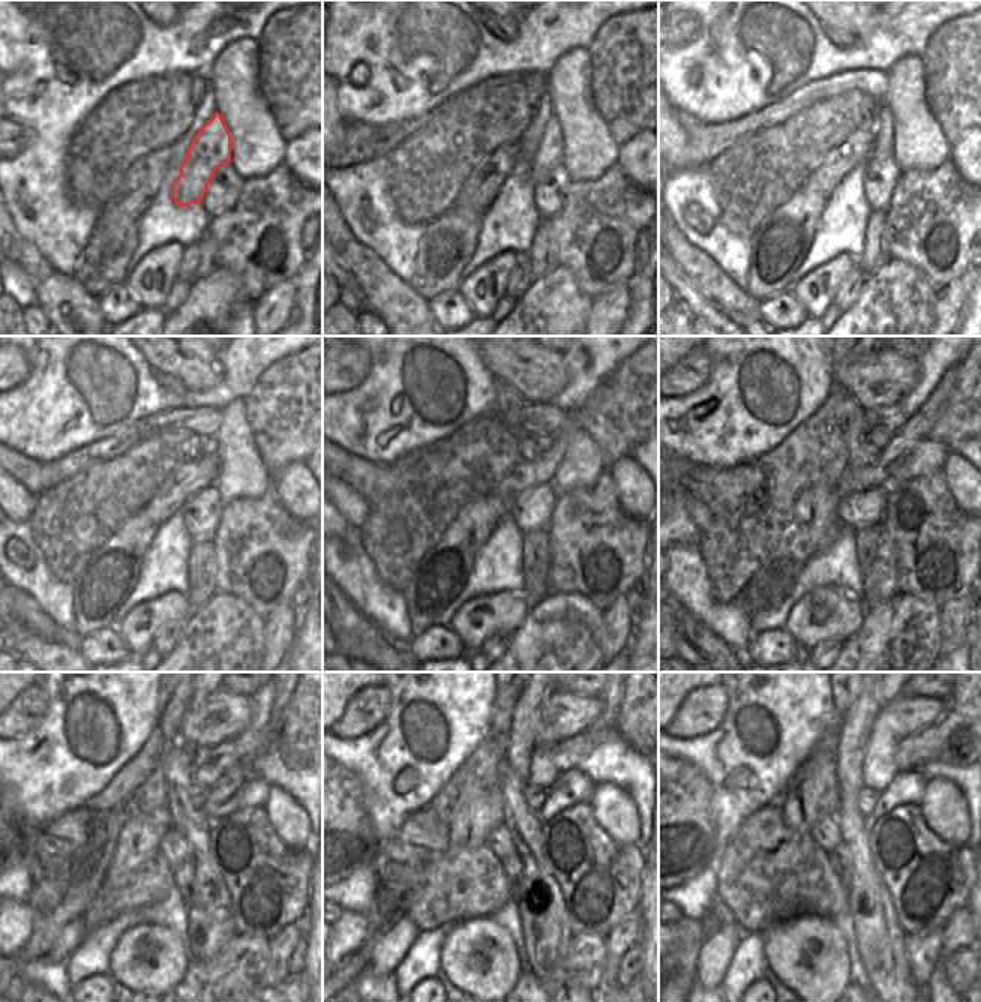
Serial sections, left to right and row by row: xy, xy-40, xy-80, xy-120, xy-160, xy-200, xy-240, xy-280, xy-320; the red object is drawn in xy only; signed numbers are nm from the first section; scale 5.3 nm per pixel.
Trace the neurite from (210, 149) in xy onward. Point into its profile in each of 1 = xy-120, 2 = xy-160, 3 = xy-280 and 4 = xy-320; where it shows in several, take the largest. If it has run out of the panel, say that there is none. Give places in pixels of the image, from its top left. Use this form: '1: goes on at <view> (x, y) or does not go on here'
1: goes on at xy-120 (209, 443)
2: goes on at xy-160 (543, 441)
3: goes on at xy-280 (542, 773)
4: goes on at xy-320 (879, 768)

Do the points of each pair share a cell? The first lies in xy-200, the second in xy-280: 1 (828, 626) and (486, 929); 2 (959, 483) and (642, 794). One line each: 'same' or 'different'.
1: same
2: different

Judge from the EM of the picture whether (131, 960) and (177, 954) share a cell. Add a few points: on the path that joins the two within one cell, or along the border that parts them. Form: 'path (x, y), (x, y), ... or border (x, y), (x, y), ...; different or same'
path (141, 953), (165, 954); same

